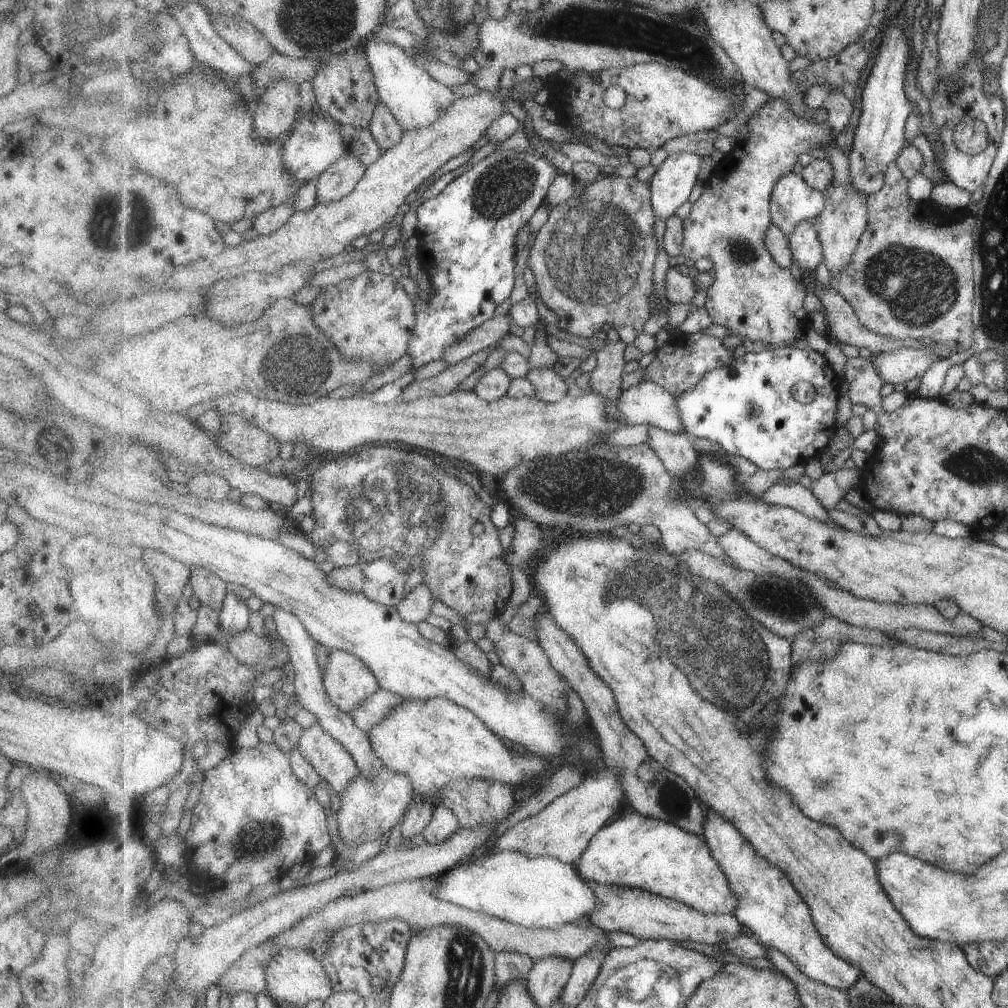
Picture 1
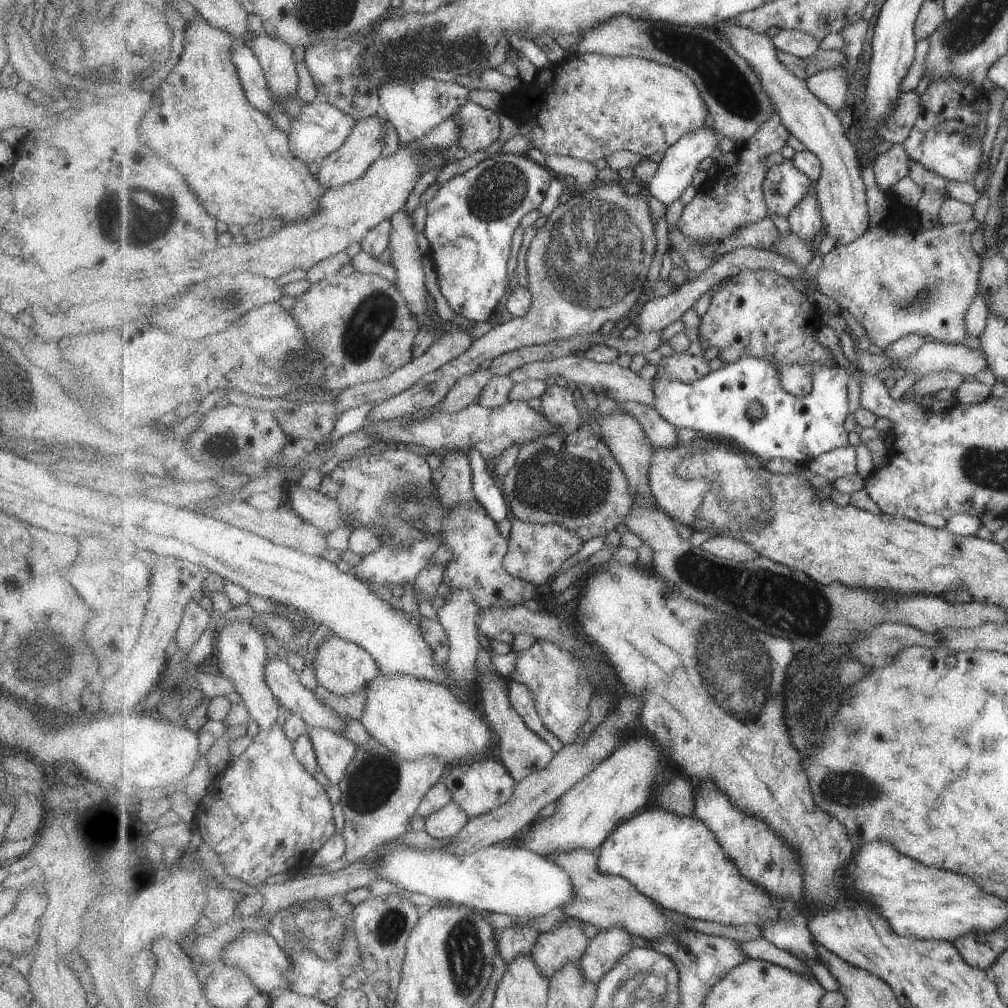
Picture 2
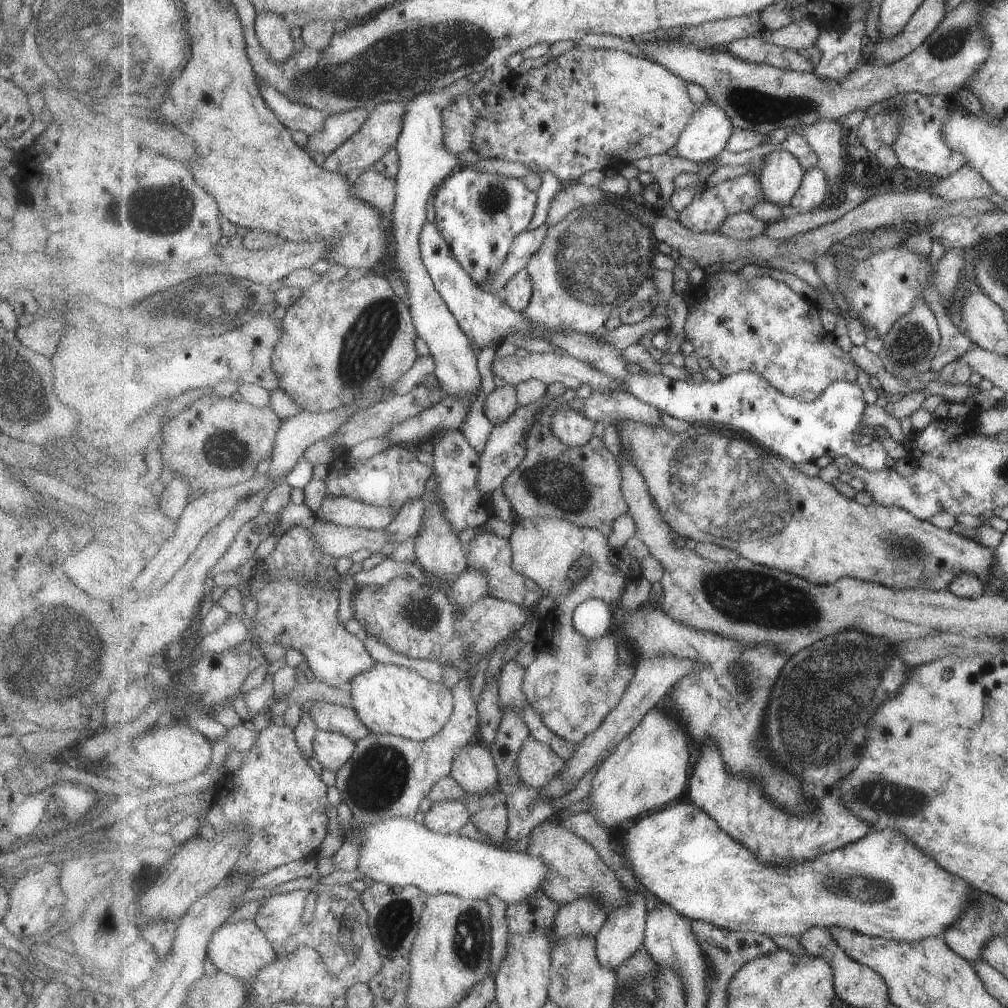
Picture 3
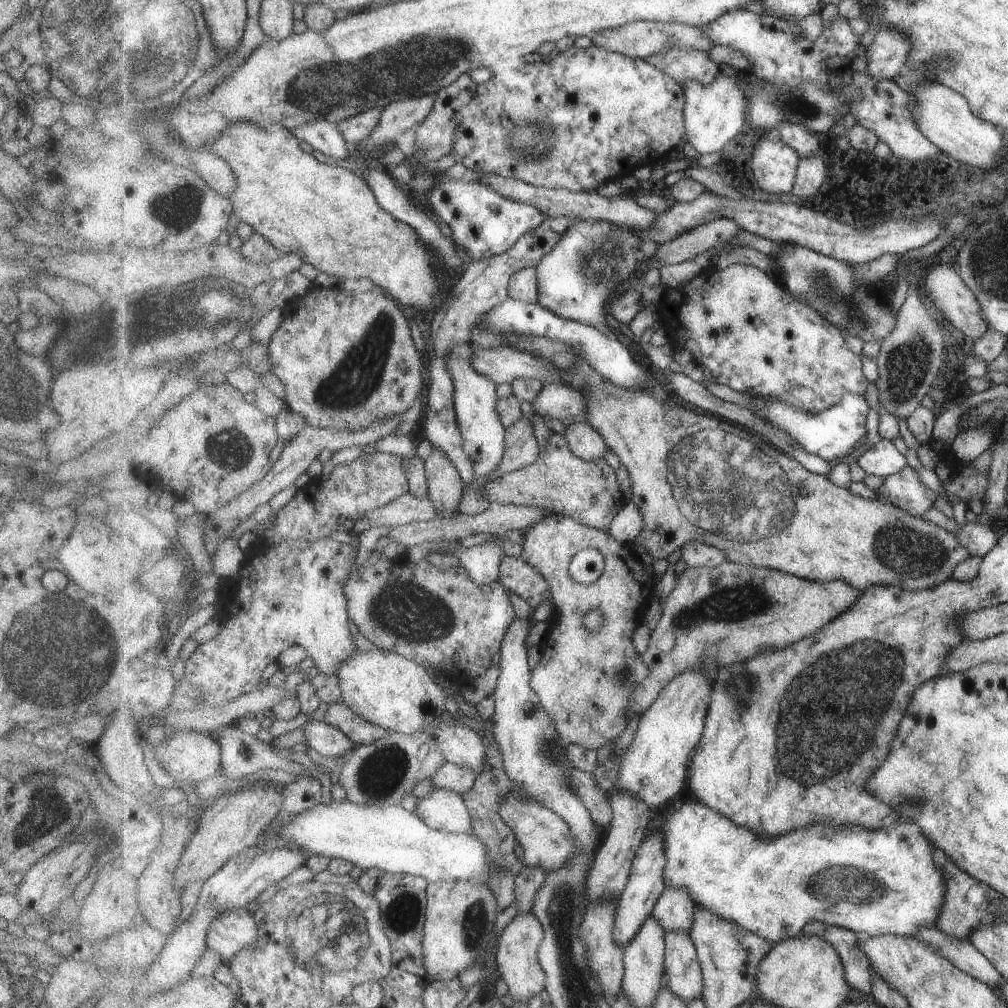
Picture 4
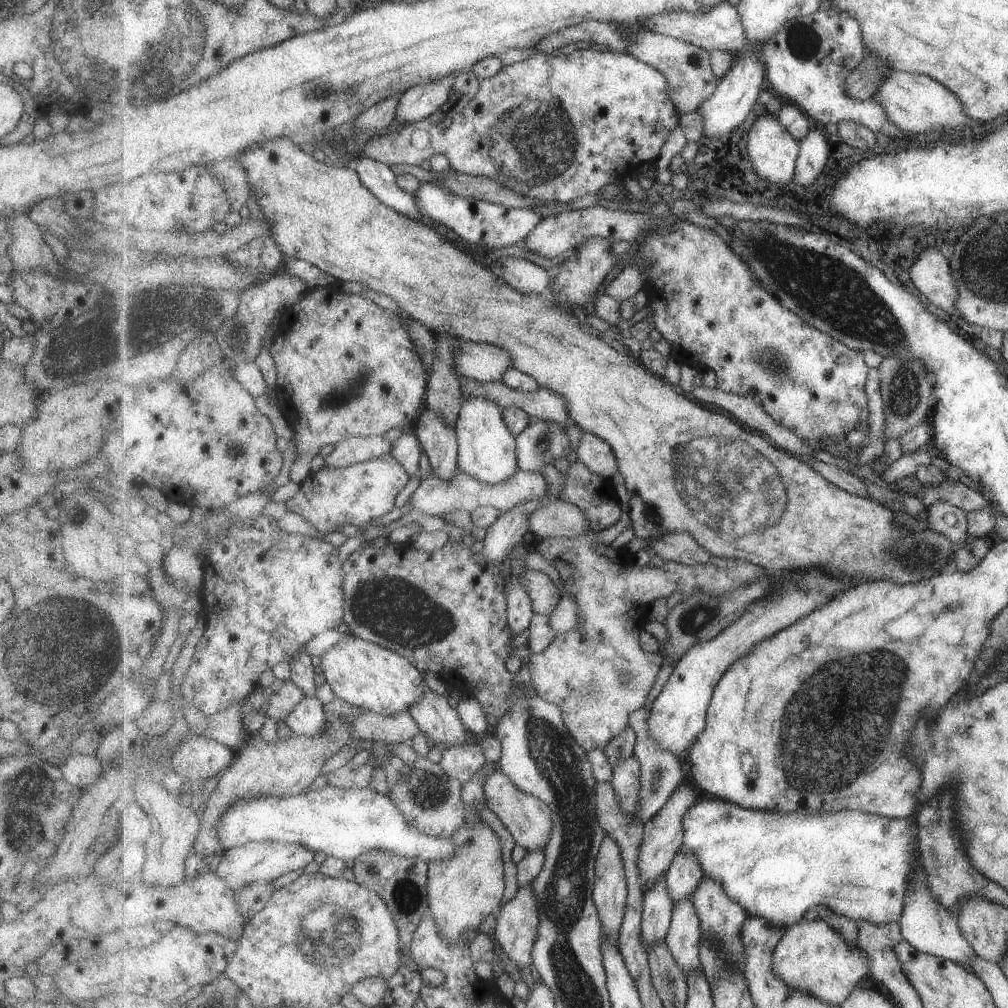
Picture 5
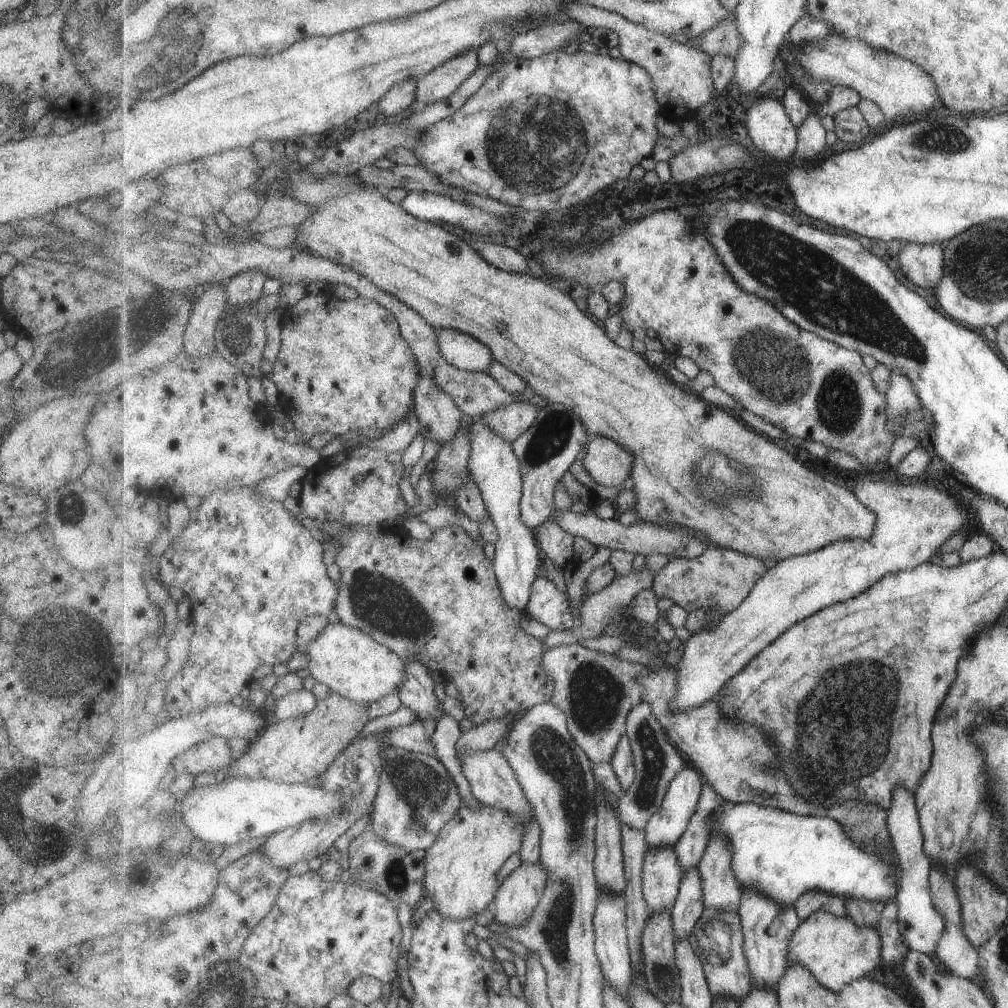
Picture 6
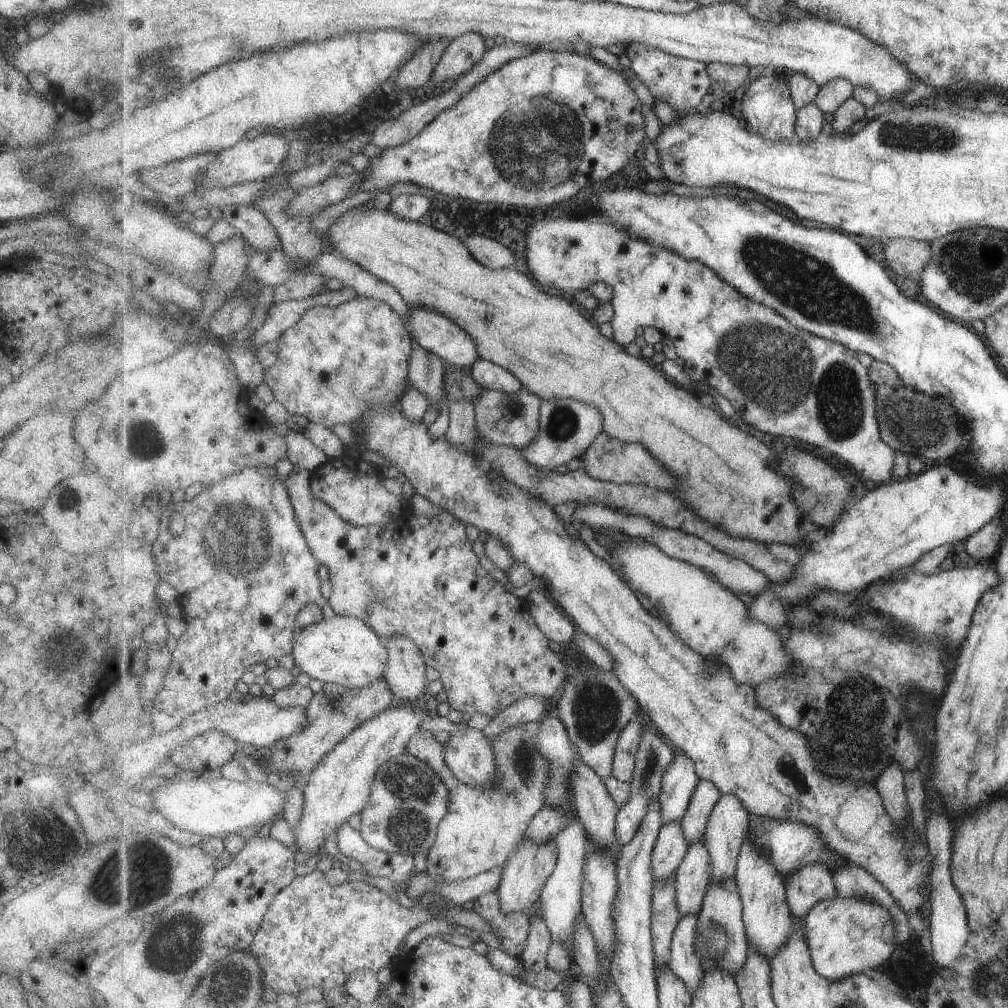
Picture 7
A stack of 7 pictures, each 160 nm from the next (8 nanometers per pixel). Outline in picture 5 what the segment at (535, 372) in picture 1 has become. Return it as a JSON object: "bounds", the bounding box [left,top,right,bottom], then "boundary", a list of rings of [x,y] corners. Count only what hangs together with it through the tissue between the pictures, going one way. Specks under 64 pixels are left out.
{"bounds":[577,432,619,479],"boundary":[[[582,432],[577,449],[578,459],[595,474],[611,479],[619,474],[619,461],[613,447],[596,434]]]}

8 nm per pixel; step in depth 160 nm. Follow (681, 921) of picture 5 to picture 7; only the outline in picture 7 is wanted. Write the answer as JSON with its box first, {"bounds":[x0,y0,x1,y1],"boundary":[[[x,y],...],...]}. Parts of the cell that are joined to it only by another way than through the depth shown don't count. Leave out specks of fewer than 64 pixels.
{"bounds":[675,838,712,916],"boundary":[[[705,838],[690,845],[675,874],[682,916],[698,914],[712,882],[712,860]]]}

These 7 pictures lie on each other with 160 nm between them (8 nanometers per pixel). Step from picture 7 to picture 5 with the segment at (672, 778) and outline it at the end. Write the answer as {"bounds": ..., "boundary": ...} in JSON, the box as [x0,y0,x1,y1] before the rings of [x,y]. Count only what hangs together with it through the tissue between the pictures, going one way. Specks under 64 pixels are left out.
{"bounds":[638,780,697,892],"boundary":[[[687,780],[676,788],[667,804],[653,817],[644,823],[644,835],[641,843],[638,867],[644,882],[644,892],[648,891],[661,877],[665,877],[674,858],[682,850],[686,833],[683,819],[686,812],[697,804],[697,792],[691,786],[685,785]]]}

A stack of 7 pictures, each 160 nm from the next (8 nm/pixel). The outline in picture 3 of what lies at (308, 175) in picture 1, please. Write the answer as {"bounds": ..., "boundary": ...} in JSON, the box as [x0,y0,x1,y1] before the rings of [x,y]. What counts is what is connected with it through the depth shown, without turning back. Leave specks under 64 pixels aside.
{"bounds":[304,108,370,156],"boundary":[[[368,108],[329,115],[326,118],[324,129],[317,134],[309,135],[304,148],[311,154],[322,152],[328,156],[353,137],[369,117],[370,110]]]}

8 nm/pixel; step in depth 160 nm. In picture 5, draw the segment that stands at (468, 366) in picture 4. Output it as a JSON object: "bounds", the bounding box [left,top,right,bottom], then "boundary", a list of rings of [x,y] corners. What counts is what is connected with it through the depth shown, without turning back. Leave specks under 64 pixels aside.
{"bounds":[455,398,519,485],"boundary":[[[465,398],[455,424],[458,434],[458,468],[483,482],[496,485],[519,472],[517,441],[504,419],[504,410],[488,398]]]}

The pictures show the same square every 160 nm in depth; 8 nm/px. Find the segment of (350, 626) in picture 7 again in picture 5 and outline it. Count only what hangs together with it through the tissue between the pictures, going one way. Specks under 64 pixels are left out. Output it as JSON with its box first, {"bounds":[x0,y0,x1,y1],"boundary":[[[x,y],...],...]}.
{"bounds":[320,633,427,715],"boundary":[[[350,633],[320,657],[320,668],[335,694],[351,706],[371,713],[394,715],[420,701],[427,686],[420,670],[403,655]]]}

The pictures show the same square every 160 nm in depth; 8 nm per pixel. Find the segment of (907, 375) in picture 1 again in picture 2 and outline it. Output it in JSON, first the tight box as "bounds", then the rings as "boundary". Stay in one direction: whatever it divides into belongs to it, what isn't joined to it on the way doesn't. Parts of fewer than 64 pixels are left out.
{"bounds":[894,343,988,376],"boundary":[[[923,343],[923,346],[905,359],[895,359],[894,362],[915,374],[923,376],[940,370],[948,370],[961,376],[973,376],[981,370],[988,369],[986,356],[981,351],[970,349],[963,345],[947,343]]]}

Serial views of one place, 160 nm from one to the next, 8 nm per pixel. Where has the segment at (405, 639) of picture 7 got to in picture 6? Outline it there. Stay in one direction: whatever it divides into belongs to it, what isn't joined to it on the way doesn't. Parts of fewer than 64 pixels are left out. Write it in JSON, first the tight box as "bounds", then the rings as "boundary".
{"bounds":[398,657,444,720],"boundary":[[[413,657],[406,663],[406,681],[398,688],[401,704],[417,712],[421,720],[433,716],[436,720],[444,714],[435,696],[436,682],[419,659]]]}

